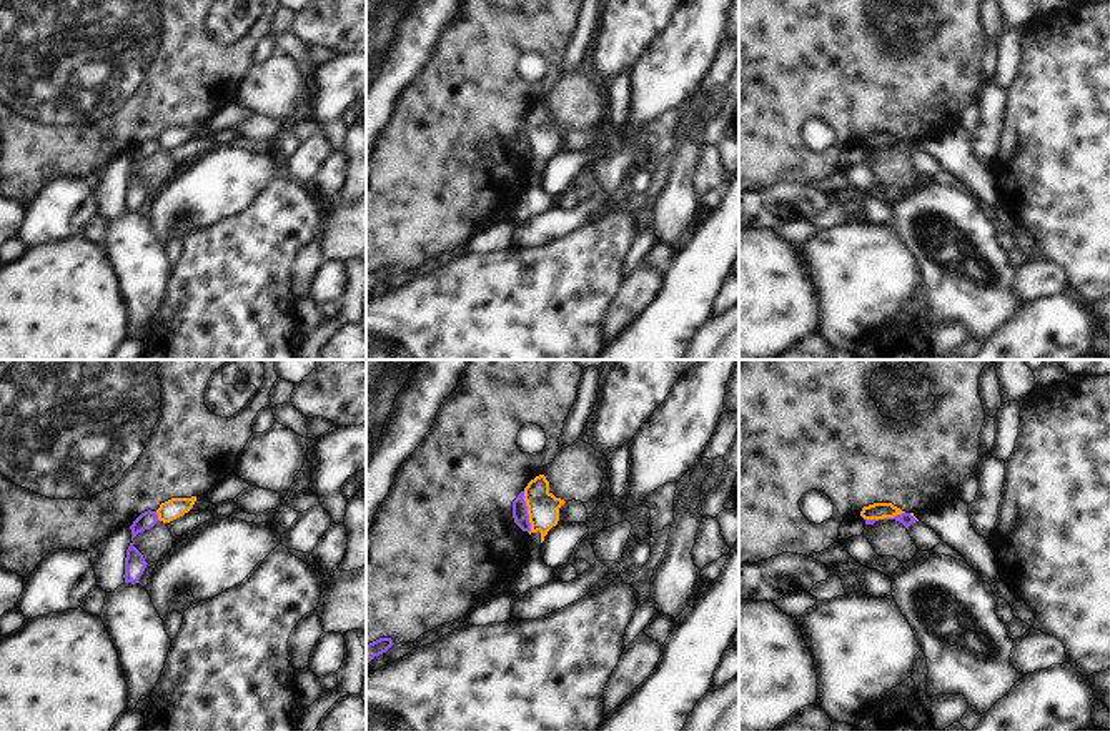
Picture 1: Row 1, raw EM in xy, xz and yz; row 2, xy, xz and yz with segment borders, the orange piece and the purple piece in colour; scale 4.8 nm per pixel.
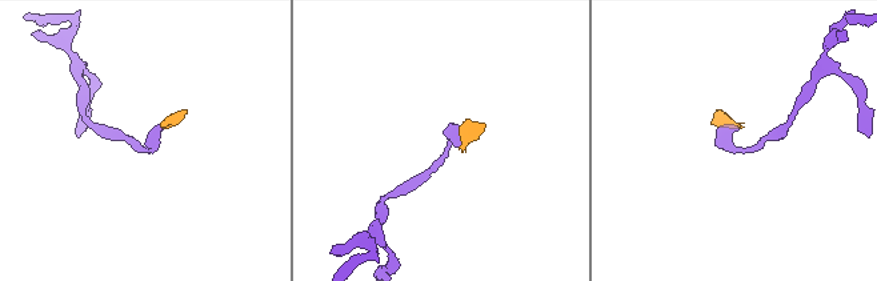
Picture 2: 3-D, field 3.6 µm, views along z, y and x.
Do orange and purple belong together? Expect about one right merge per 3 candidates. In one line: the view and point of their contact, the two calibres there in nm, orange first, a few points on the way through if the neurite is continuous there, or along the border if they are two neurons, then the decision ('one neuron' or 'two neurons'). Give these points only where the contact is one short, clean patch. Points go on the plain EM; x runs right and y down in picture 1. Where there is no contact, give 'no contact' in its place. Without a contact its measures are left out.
meets orange in xz at (528, 139); 160 nm thick on the orange side, 80 nm on the other; runs through xz (543, 134), (528, 139), (520, 137); one neuron

